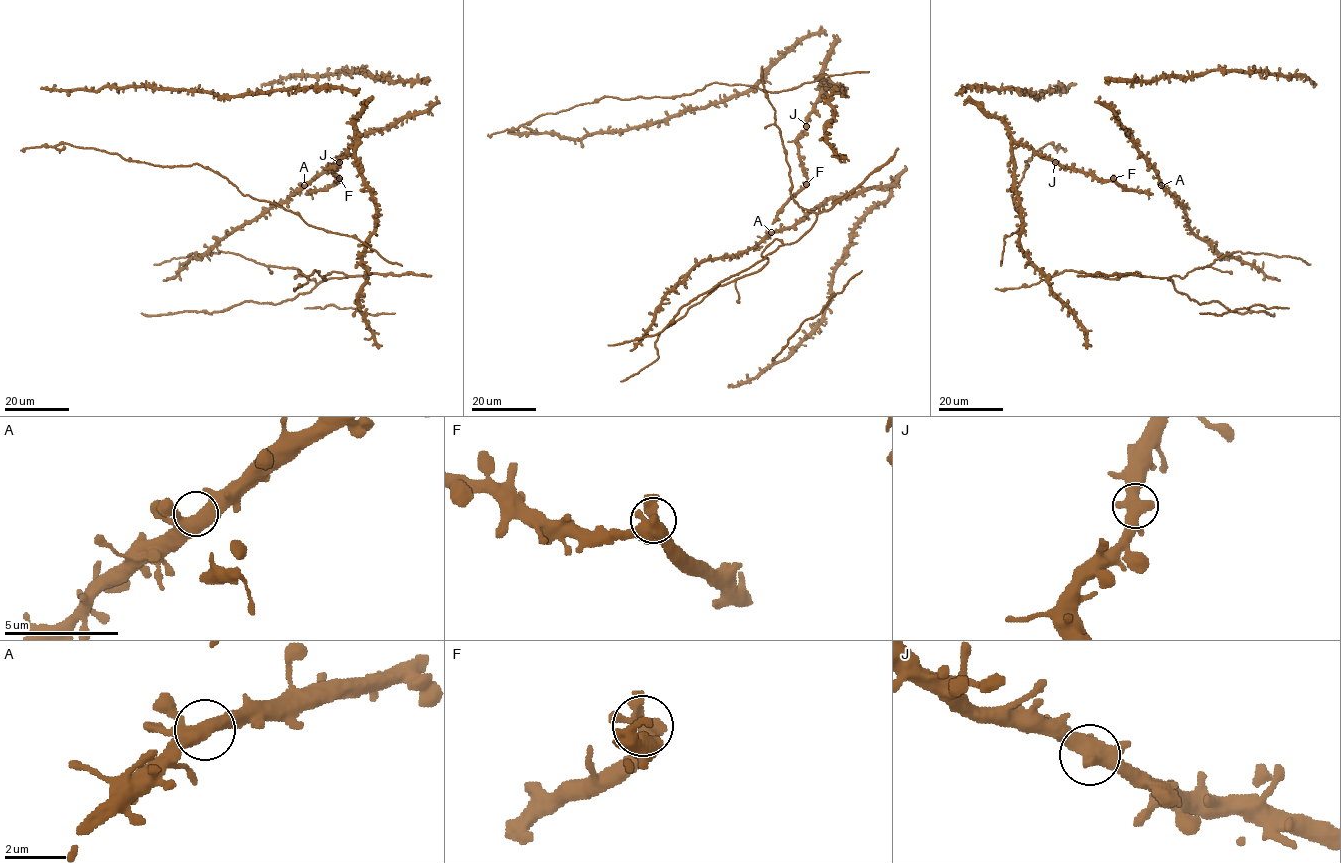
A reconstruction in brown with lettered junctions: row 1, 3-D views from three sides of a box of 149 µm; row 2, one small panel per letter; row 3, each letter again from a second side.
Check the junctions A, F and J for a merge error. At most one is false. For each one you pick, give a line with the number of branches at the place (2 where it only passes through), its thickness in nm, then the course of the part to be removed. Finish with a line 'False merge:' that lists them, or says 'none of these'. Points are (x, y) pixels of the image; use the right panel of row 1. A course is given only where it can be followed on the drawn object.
False merge: none of these

